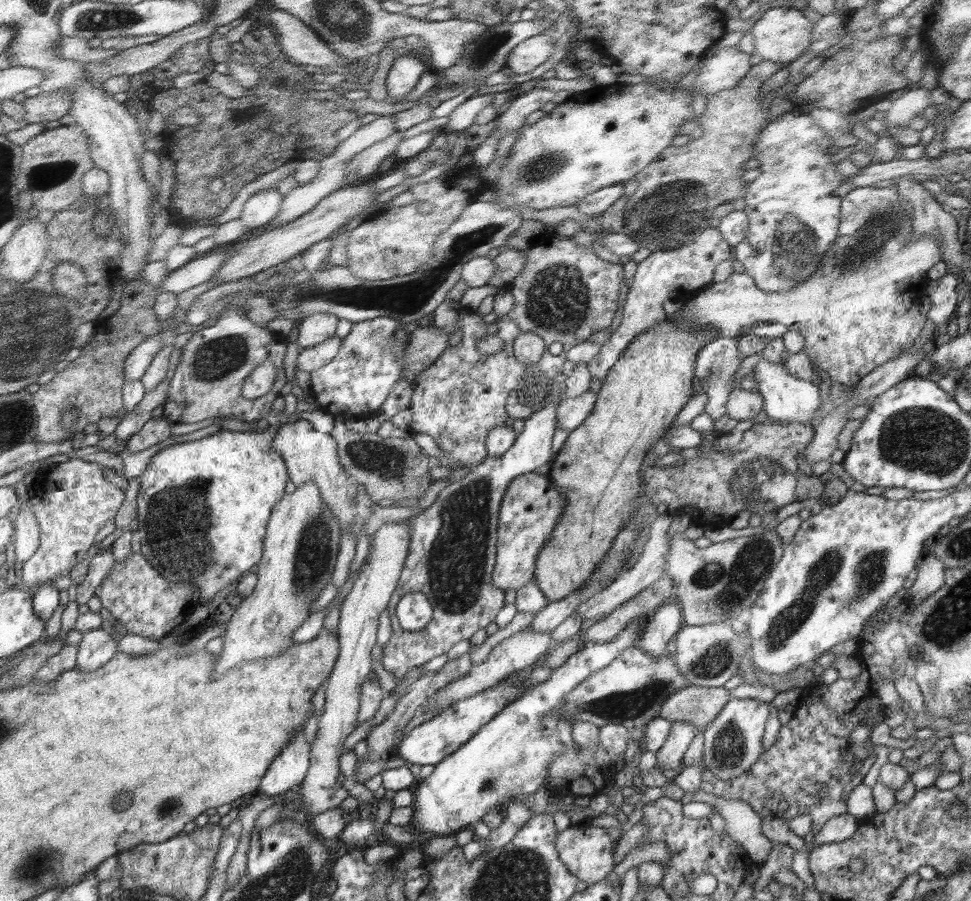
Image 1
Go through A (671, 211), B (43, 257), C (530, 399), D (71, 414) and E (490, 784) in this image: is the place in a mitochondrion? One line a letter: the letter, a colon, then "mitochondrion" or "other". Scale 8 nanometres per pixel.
A: mitochondrion
B: other
C: mitochondrion
D: mitochondrion
E: mitochondrion

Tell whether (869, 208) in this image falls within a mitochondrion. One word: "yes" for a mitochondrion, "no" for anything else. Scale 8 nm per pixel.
yes

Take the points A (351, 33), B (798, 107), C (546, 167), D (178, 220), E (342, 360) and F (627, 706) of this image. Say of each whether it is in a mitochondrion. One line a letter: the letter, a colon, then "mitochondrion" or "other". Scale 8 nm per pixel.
A: mitochondrion
B: other
C: mitochondrion
D: other
E: other
F: mitochondrion

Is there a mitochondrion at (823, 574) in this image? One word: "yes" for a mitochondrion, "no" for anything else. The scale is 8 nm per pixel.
yes

